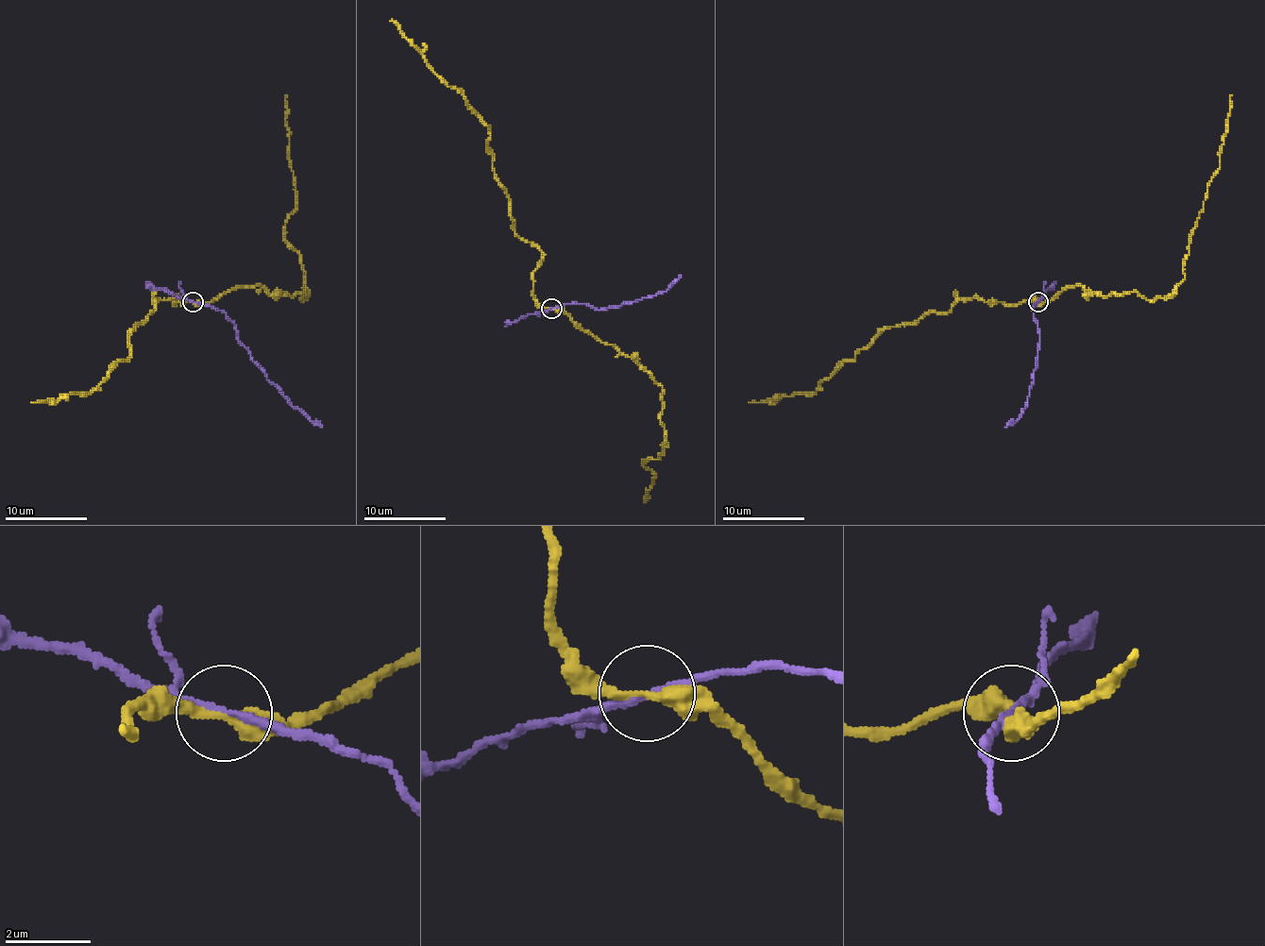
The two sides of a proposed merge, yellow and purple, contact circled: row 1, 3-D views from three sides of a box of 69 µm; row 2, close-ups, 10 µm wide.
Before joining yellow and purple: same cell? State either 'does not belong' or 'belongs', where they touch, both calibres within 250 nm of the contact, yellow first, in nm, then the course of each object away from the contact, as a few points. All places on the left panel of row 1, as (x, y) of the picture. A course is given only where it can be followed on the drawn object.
does not belong; at (193, 301); 280 nm thick on the yellow side, 170 nm on the other; yellow runs (193, 302), (257, 286), (273, 294), (303, 292), (306, 298), (301, 257), (285, 239), (295, 208), (287, 95); purple runs (193, 302), (213, 306), (226, 314), (234, 325), (236, 339), (273, 384), (322, 427)

